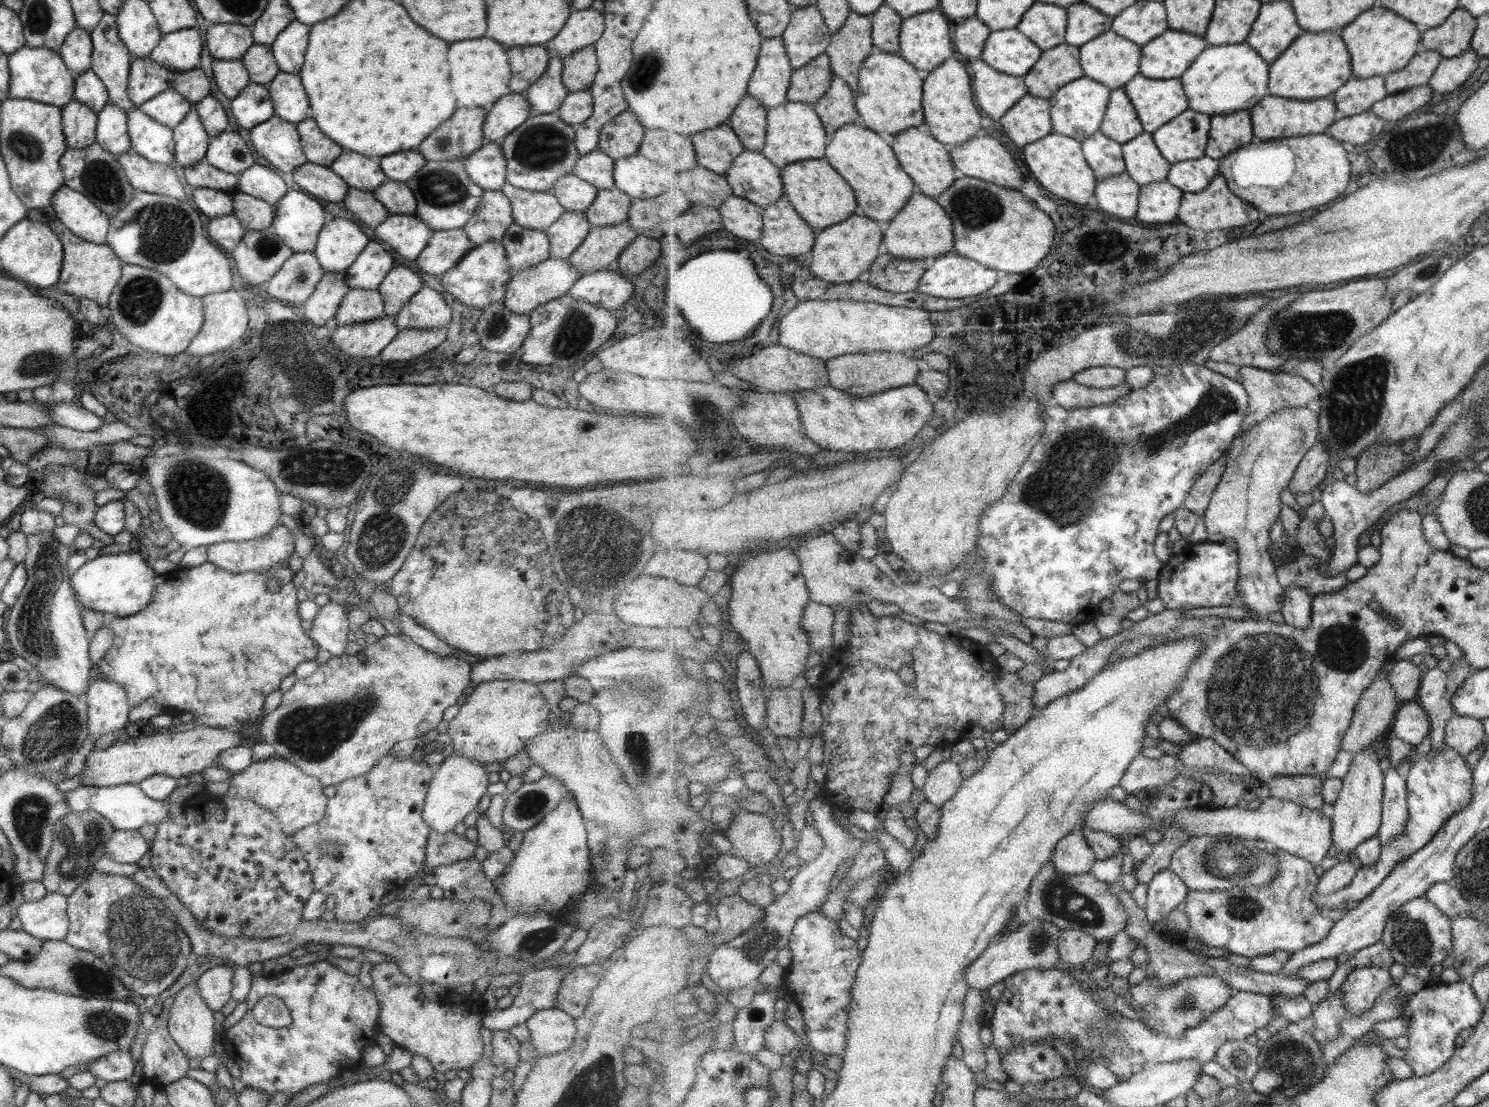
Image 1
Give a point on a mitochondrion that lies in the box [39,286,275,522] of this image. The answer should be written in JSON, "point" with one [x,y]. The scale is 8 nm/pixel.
{"point":[76,507]}

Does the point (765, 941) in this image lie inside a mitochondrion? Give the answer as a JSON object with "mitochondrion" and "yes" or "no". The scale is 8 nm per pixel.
{"mitochondrion":"yes"}

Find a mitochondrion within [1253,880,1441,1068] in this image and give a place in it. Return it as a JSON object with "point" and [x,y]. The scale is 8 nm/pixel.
{"point":[1411,937]}

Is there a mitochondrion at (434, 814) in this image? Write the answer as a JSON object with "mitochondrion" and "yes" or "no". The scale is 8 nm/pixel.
{"mitochondrion":"no"}

